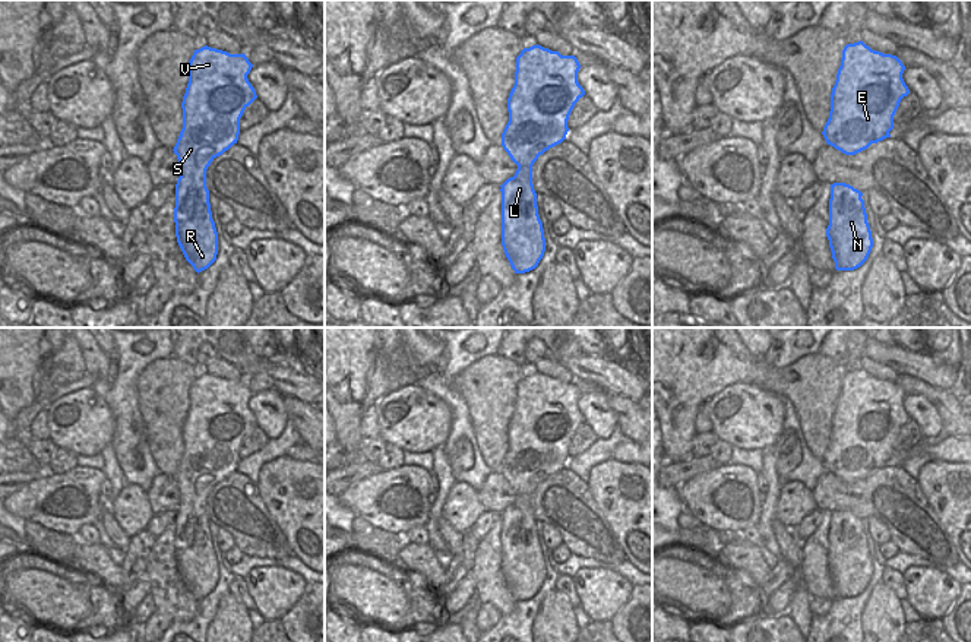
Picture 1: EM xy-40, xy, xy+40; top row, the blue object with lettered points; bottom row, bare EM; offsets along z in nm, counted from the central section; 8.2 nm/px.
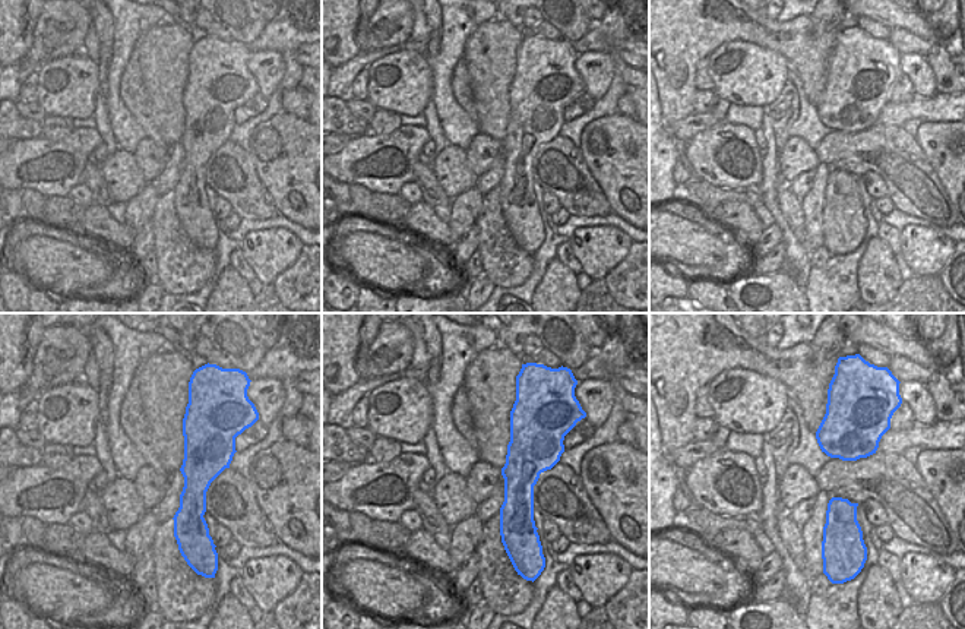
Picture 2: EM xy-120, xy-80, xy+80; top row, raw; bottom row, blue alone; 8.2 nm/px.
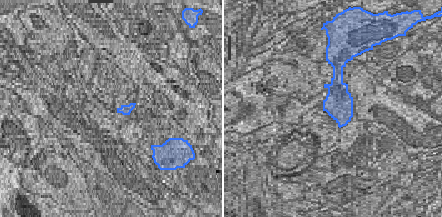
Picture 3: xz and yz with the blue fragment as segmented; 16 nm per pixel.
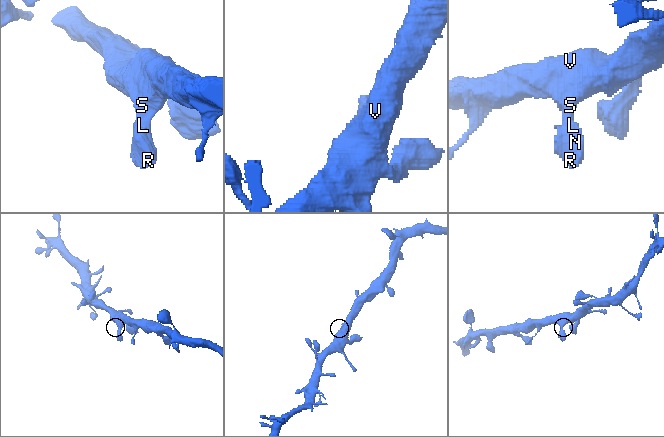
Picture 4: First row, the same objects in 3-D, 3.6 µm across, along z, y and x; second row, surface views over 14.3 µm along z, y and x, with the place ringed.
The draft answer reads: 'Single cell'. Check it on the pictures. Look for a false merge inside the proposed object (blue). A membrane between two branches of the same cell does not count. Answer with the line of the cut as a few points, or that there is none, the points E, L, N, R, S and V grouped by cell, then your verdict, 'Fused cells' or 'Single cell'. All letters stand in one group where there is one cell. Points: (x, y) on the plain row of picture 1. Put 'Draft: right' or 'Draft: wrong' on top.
Draft: right
No split. Groups: E L N R S V. Single cell

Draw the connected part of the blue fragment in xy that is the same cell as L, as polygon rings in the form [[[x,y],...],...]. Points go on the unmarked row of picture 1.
[[[538,371],[524,376],[516,385],[515,412],[507,426],[509,449],[502,461],[502,474],[518,497],[500,513],[502,573],[515,601],[535,597],[545,579],[544,557],[532,512],[532,493],[540,483],[566,467],[569,443],[585,423],[578,409],[579,396],[581,392],[575,383],[562,383]]]

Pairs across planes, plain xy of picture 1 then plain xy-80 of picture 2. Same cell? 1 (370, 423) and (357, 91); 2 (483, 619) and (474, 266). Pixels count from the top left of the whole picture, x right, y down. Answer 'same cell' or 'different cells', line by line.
1: same cell
2: different cells

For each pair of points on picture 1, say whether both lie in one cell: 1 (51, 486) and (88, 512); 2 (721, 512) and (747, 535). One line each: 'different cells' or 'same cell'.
1: same cell
2: different cells

